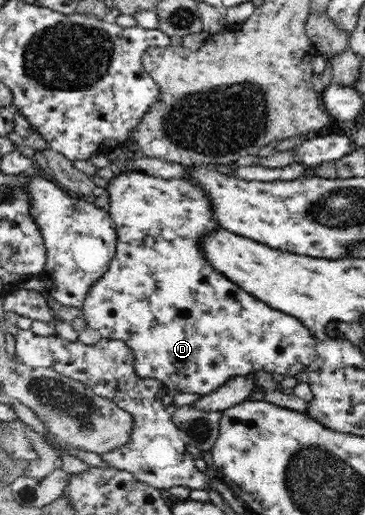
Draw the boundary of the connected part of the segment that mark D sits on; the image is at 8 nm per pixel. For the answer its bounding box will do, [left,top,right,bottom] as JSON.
[82,171,317,396]

